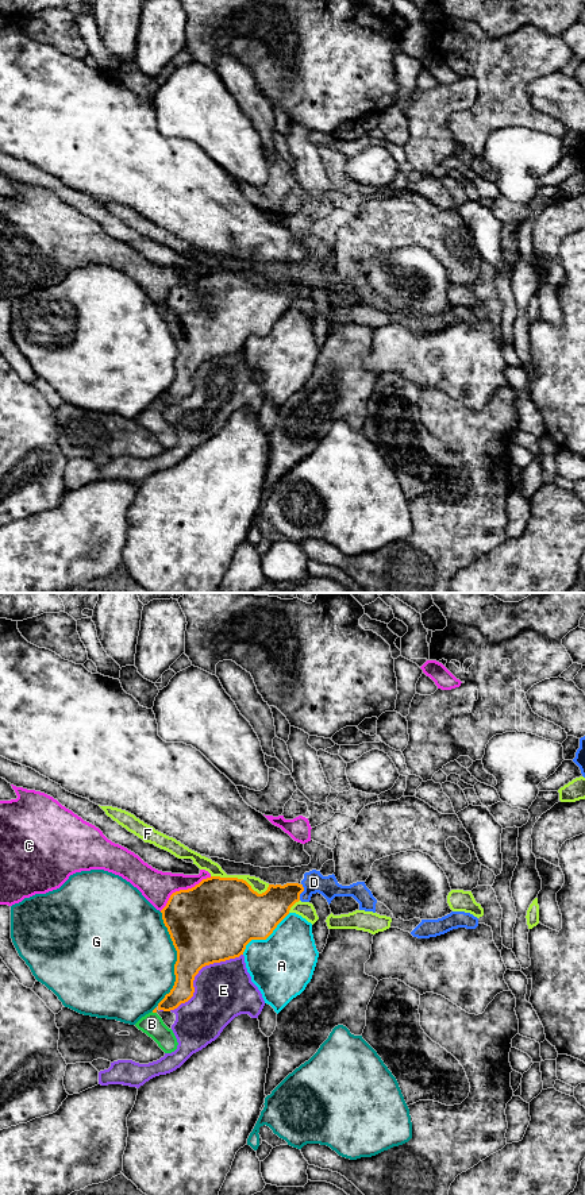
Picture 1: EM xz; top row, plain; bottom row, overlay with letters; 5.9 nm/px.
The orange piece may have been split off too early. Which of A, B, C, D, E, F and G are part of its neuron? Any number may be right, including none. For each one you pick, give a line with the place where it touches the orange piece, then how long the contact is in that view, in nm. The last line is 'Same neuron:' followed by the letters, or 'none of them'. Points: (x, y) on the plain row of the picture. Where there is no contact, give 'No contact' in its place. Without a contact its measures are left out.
Same neuron: none of them

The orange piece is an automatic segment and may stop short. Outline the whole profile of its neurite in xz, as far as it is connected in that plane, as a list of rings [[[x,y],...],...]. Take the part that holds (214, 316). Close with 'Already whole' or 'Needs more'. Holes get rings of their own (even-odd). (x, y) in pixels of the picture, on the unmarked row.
[[[211,271],[203,274],[192,284],[173,288],[161,308],[177,346],[177,356],[174,359],[176,377],[170,388],[158,398],[158,405],[170,406],[177,404],[181,398],[188,397],[195,388],[195,371],[203,362],[239,352],[251,335],[266,335],[289,309],[290,302],[300,296],[303,286],[303,280],[286,278],[284,281],[269,280],[265,288],[258,289],[243,274]]]. Already whole

